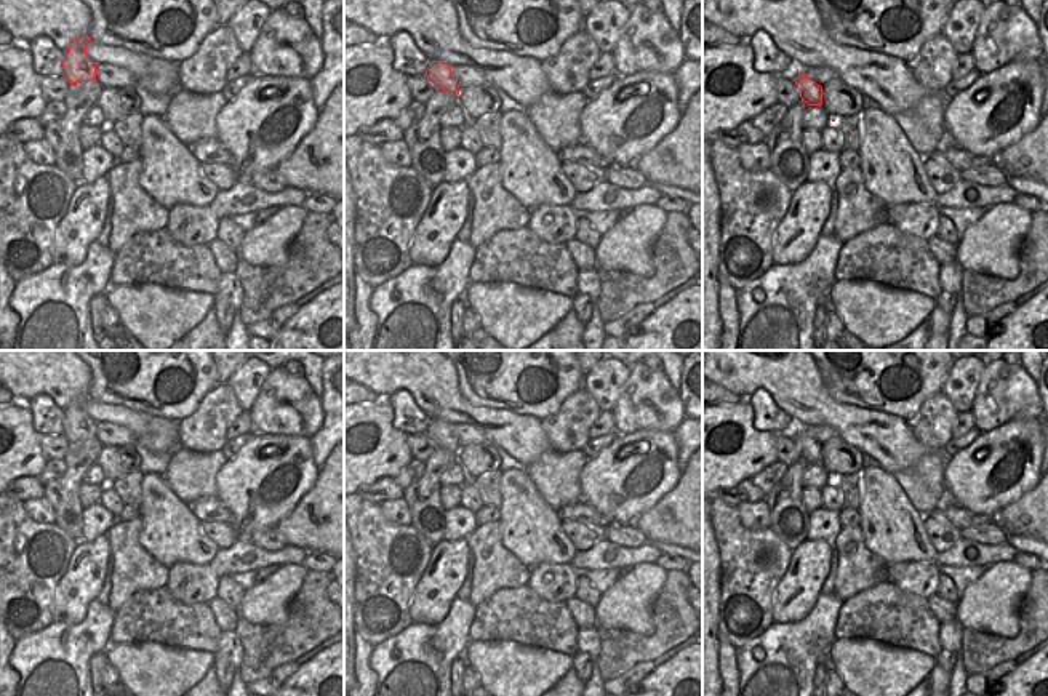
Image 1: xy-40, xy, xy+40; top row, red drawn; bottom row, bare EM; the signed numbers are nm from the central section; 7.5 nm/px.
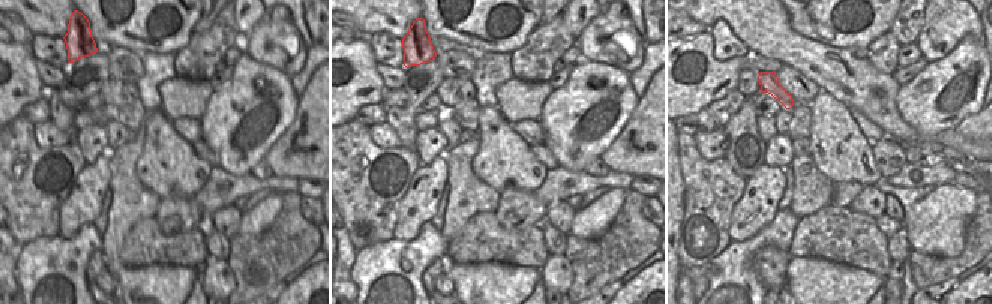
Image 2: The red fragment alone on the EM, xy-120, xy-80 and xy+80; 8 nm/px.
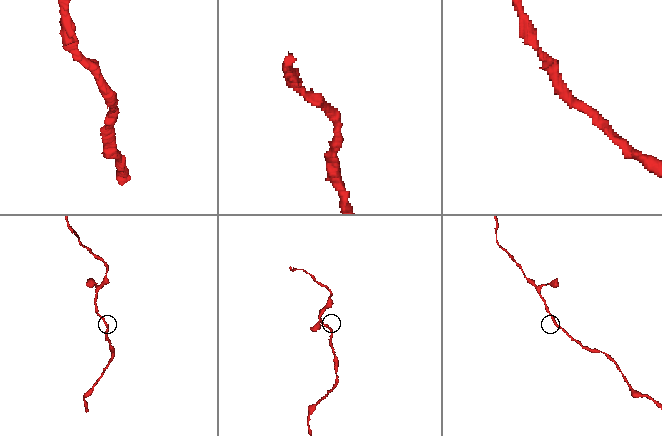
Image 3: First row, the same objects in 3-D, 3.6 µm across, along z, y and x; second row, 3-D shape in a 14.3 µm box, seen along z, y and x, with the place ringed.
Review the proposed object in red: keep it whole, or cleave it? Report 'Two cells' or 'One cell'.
One cell.

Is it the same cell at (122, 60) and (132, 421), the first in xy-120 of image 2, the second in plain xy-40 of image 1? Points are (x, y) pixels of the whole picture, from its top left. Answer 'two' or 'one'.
two

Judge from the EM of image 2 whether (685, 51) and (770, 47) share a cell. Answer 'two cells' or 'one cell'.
two cells

